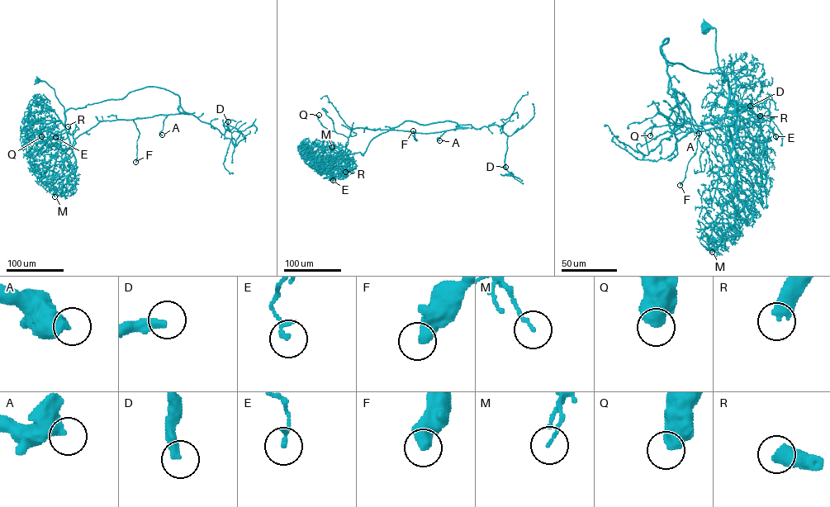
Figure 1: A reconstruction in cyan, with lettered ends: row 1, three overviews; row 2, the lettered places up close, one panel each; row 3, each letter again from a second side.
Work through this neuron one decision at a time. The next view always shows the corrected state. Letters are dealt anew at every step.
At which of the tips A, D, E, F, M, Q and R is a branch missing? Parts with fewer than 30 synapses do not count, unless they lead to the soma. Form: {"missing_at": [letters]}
{"missing_at": ["D", "R"]}

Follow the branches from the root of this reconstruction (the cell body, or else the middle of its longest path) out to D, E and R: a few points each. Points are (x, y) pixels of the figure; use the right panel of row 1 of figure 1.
D: (704, 27), (715, 29), (729, 87), (671, 63), (666, 39), (669, 126), (750, 106)
E: (704, 27), (715, 29), (737, 134), (762, 143), (770, 132), (775, 136)
R: (704, 27), (715, 29), (729, 87), (671, 63), (663, 42), (685, 97), (676, 139), (760, 116)

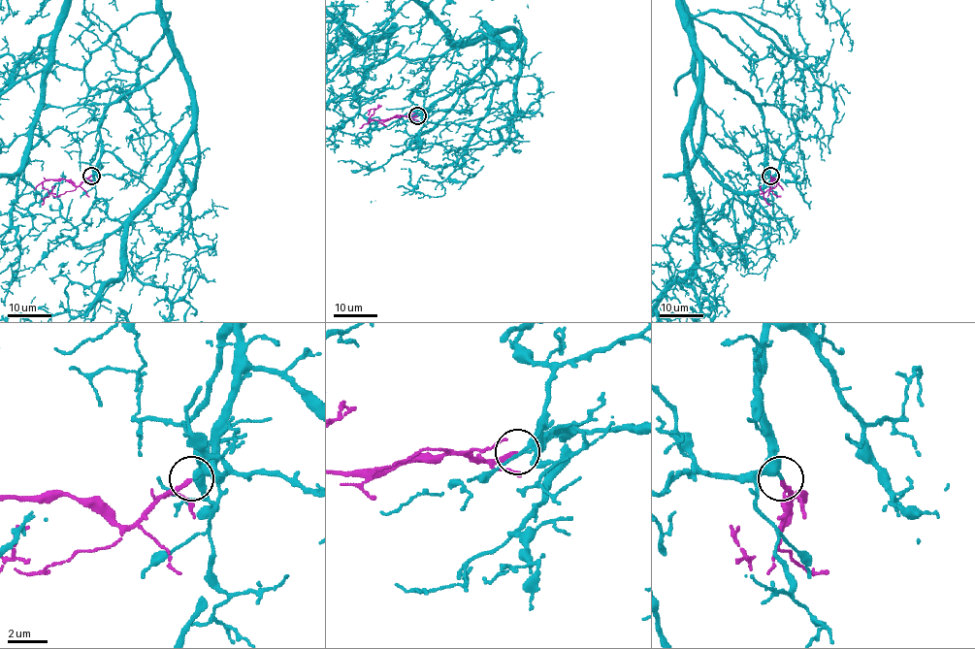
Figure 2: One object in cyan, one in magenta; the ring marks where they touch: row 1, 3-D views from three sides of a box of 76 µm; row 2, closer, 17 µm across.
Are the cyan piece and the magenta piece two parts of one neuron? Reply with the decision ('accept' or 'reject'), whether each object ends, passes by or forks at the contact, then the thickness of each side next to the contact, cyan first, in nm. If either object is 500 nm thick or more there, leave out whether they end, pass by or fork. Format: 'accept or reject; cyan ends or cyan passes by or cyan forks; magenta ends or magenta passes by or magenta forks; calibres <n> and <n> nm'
accept; cyan ends; magenta ends; calibres 280 and 200 nm

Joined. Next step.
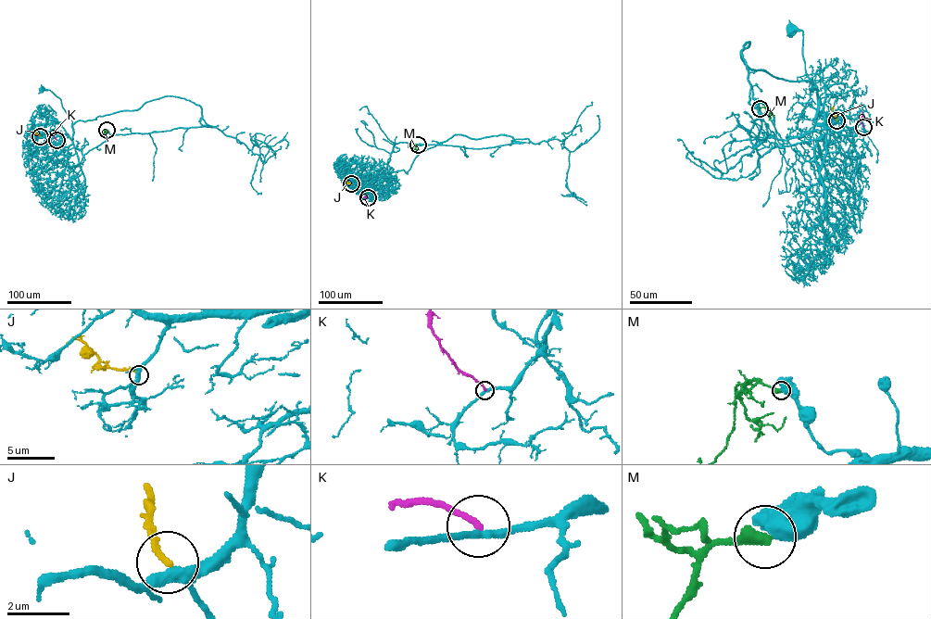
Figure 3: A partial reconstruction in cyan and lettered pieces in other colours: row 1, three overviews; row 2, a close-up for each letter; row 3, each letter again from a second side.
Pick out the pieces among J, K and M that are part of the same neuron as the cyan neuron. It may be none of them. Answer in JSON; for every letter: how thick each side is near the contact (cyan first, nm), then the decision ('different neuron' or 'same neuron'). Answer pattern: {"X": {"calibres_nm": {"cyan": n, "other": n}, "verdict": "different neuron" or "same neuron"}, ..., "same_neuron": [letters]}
{"J": {"calibres_nm": {"cyan": 320, "other": 180}, "verdict": "different neuron"}, "K": {"calibres_nm": {"cyan": 220, "other": 200}, "verdict": "different neuron"}, "M": {"calibres_nm": {"cyan": 800, "other": 400}, "verdict": "different neuron"}, "same_neuron": []}

